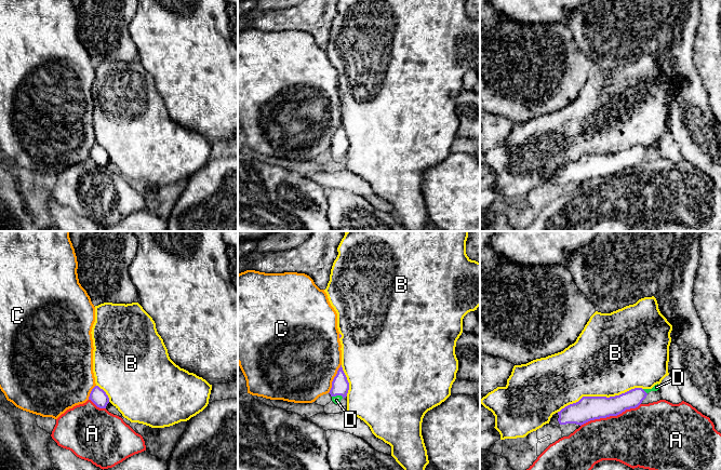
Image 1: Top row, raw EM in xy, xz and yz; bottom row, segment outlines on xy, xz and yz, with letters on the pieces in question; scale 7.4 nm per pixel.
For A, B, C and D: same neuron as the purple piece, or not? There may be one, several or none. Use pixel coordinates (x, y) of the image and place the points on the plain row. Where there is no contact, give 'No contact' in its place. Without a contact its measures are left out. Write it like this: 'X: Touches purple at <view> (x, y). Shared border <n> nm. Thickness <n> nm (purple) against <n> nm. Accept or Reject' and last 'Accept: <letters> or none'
A: Touches purple at yz (610, 173). Shared border 480 nm. Thickness 180 nm (purple) against 420 nm. Reject
B: Touches purple at yz (599, 155). Shared border 650 nm. Thickness 180 nm (purple) against 500 nm. Reject
C: Touches purple at xz (334, 136). Shared border 240 nm. Thickness 130 nm (purple) against 480 nm. Reject
D: Touches purple at xz (337, 152). Shared border 90 nm. Thickness 130 nm (purple) against 60 nm. Accept
Accept: D

